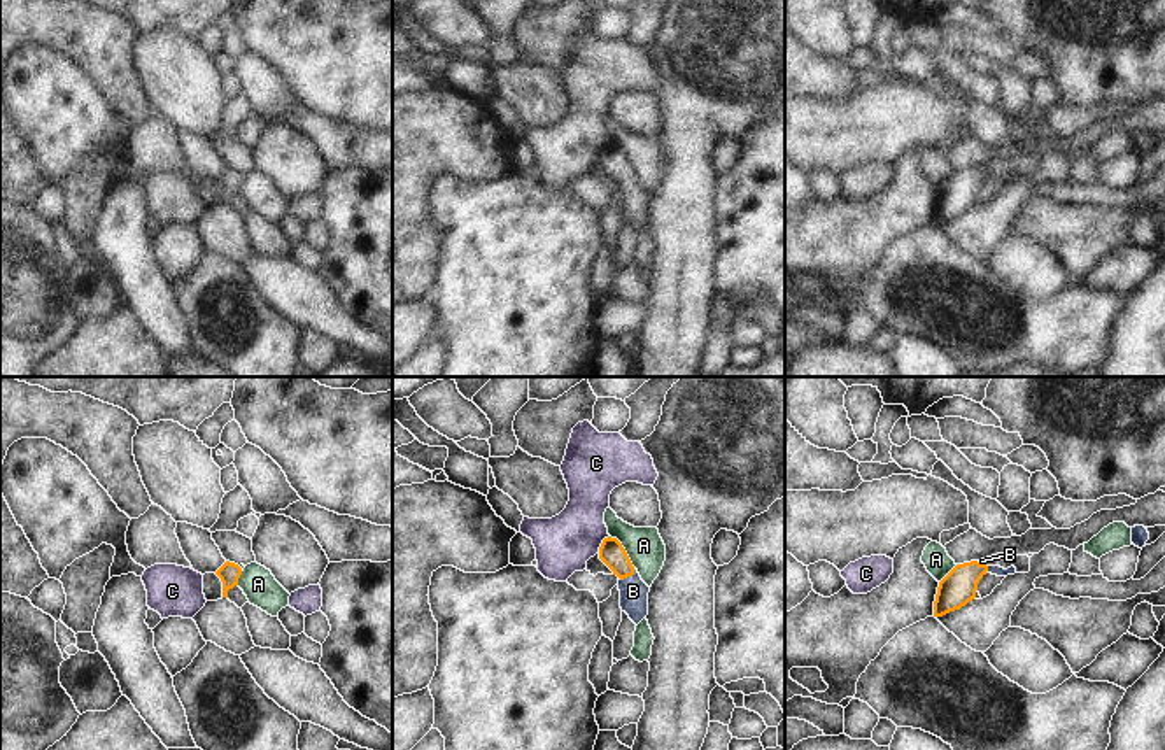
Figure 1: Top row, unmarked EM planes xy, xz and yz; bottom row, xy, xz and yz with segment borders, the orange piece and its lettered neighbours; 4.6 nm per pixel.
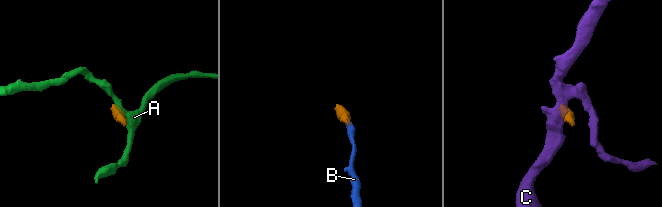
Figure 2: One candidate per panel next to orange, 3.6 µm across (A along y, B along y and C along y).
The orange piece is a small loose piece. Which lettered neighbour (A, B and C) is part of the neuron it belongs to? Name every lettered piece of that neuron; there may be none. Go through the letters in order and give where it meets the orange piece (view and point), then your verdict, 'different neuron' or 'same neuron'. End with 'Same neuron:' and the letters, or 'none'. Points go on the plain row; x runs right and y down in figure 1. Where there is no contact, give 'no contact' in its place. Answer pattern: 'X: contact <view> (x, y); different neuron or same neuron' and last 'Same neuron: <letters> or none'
A: contact xz (624, 158); different neuron
B: contact xz (628, 183); same neuron
C: contact xz (601, 151); different neuron
Same neuron: B

